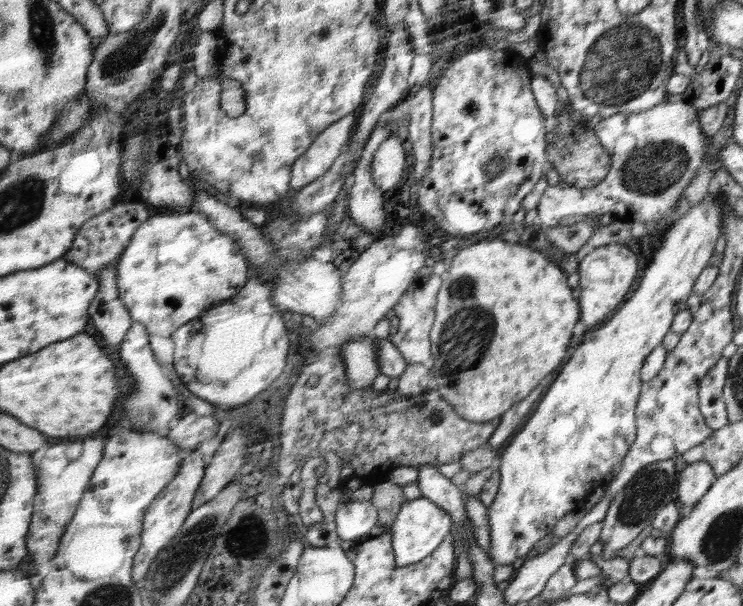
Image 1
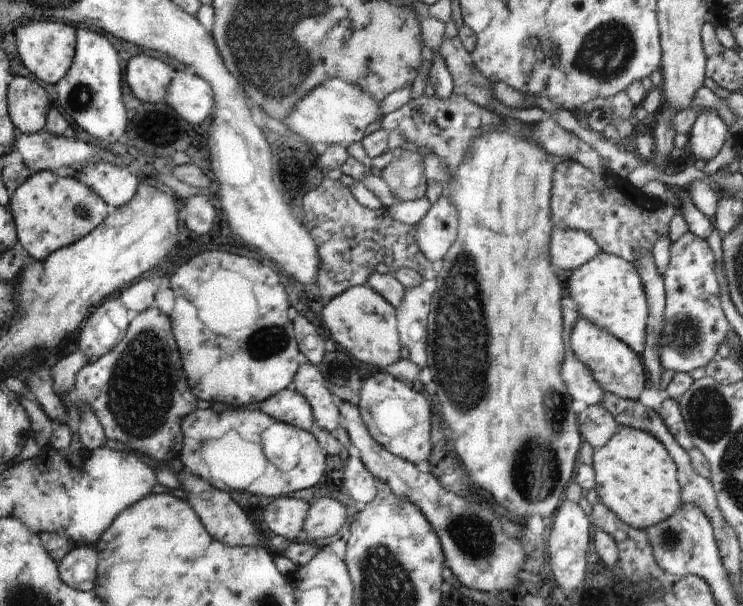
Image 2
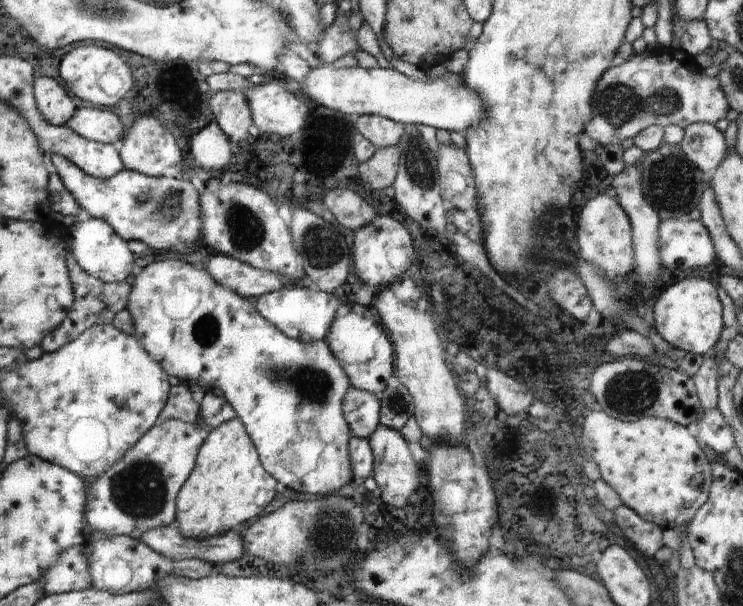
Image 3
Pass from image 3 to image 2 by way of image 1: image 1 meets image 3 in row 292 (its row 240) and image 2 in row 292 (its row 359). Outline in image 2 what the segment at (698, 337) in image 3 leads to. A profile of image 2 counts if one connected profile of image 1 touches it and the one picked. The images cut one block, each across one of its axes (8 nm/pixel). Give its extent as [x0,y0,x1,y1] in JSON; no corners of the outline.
[568,252,649,353]

